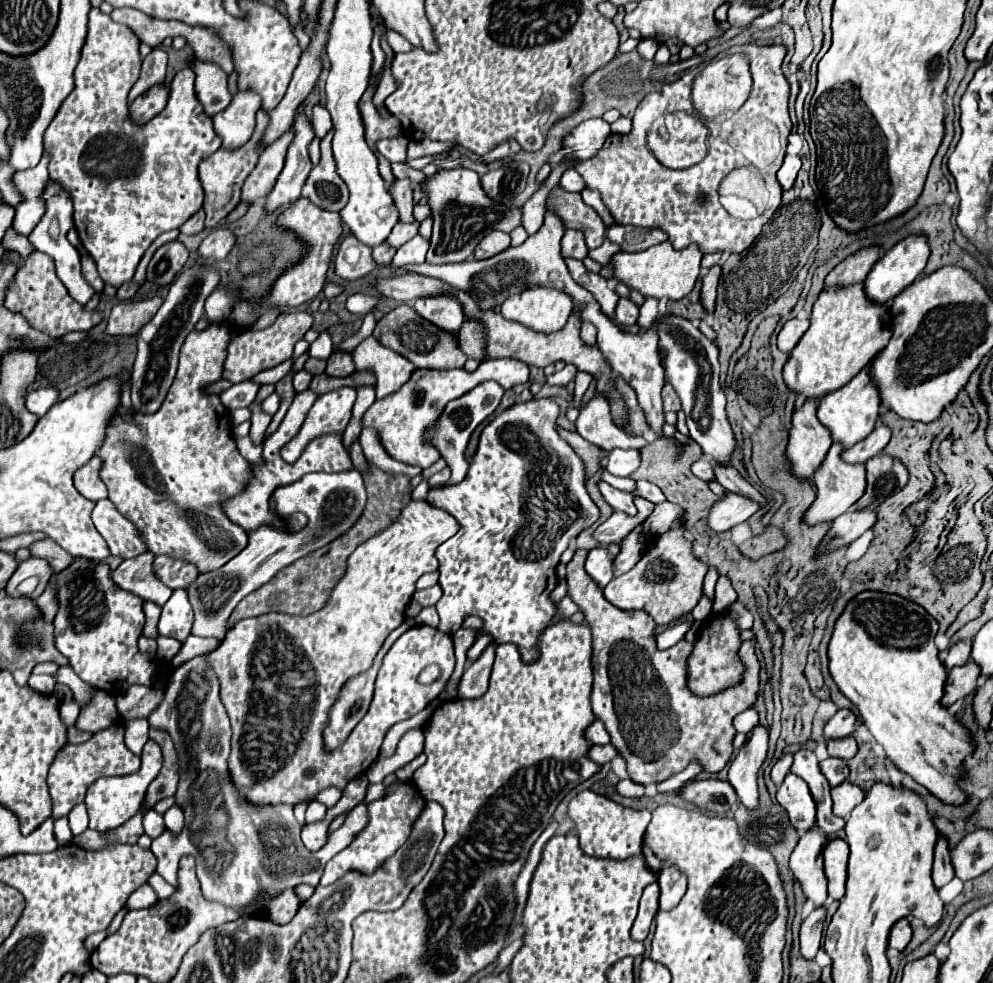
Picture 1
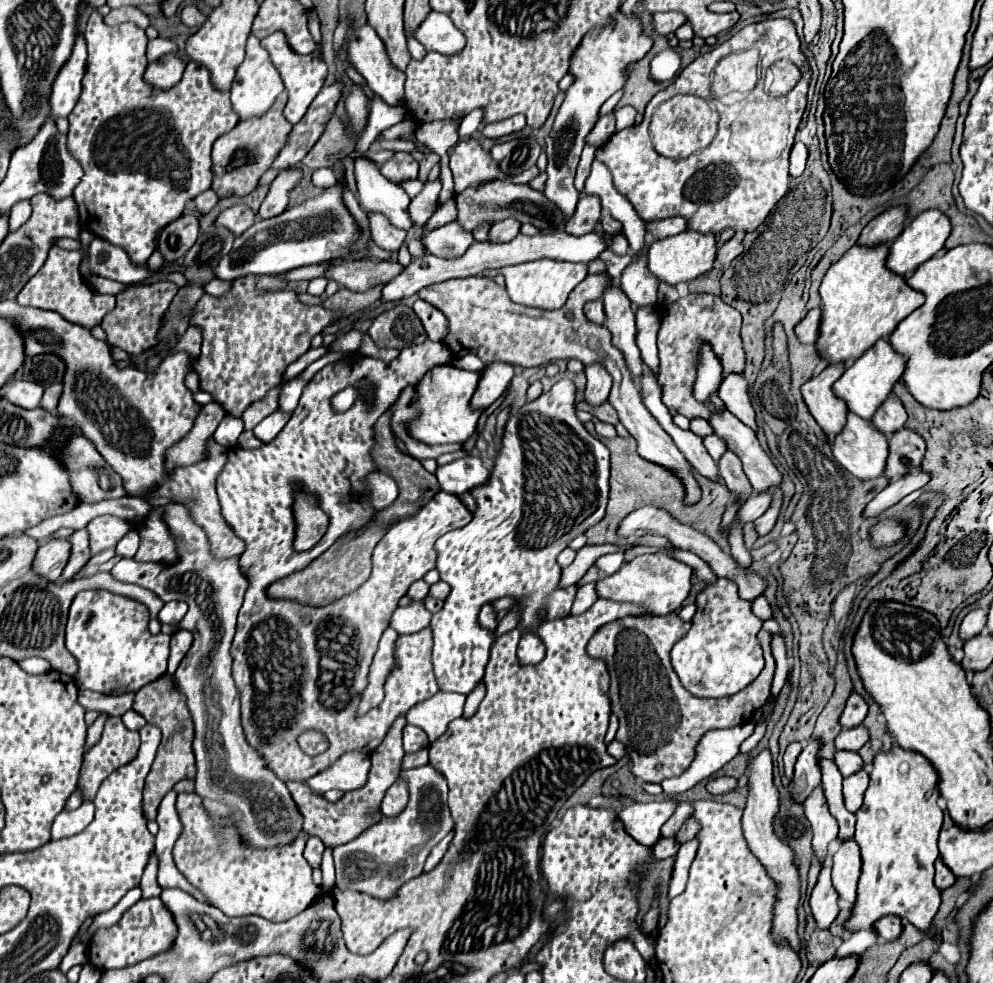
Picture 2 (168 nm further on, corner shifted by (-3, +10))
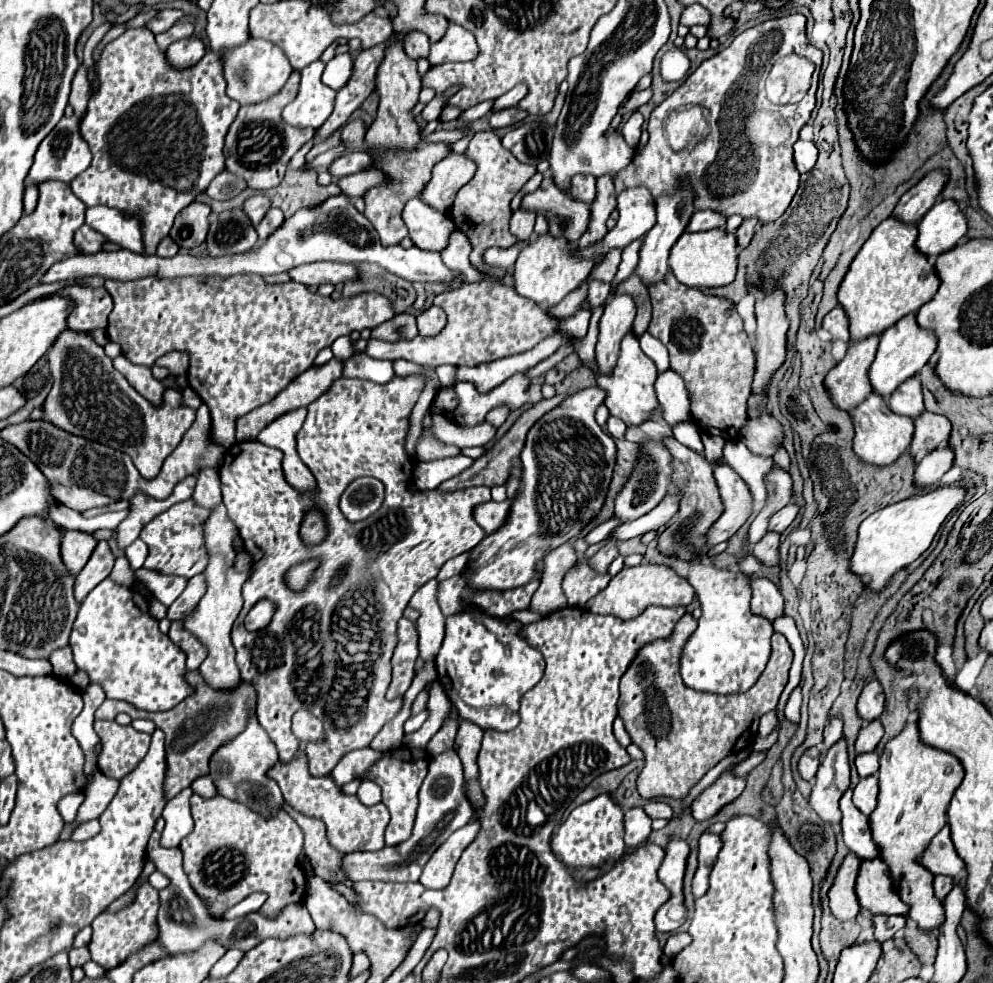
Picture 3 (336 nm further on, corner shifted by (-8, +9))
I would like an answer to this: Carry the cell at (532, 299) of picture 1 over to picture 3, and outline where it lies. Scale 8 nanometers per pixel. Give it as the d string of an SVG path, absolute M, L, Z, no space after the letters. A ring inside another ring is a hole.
M549 233L537 235L525 243L525 249L521 249L521 257L517 257L515 273L513 273L513 287L515 291L535 301L537 305L557 305L567 293L575 291L591 273L595 267L593 259L581 259L571 253L571 243L567 239L557 239Z

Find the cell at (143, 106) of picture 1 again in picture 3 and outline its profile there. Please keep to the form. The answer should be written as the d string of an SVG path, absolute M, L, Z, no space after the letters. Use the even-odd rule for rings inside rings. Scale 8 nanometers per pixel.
M187 37L167 47L167 59L177 69L187 69L195 65L203 55L205 55L205 43L197 37Z

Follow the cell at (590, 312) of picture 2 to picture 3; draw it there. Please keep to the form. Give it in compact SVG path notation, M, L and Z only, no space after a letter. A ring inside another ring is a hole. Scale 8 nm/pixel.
M589 279L587 281L587 293L589 293L587 297L589 297L591 309L595 309L595 307L599 307L599 305L605 303L605 299L609 295L609 289L611 289L611 285L609 283L603 283L599 279Z

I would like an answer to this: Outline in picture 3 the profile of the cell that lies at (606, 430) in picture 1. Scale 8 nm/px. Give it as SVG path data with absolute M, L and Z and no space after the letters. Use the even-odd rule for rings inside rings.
M615 295L599 321L599 341L597 341L597 363L603 373L611 373L617 355L619 343L625 333L629 333L635 317L635 301L629 295Z

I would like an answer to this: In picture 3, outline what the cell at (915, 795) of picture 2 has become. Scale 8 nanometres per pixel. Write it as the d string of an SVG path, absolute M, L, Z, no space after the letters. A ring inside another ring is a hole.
M917 721L907 723L903 731L893 737L881 755L879 769L879 803L869 815L875 843L881 847L883 861L891 869L895 889L909 905L909 917L929 931L943 923L943 903L933 893L933 875L917 863L929 841L947 823L947 805L963 781L963 767L951 753L925 745L919 737Z

